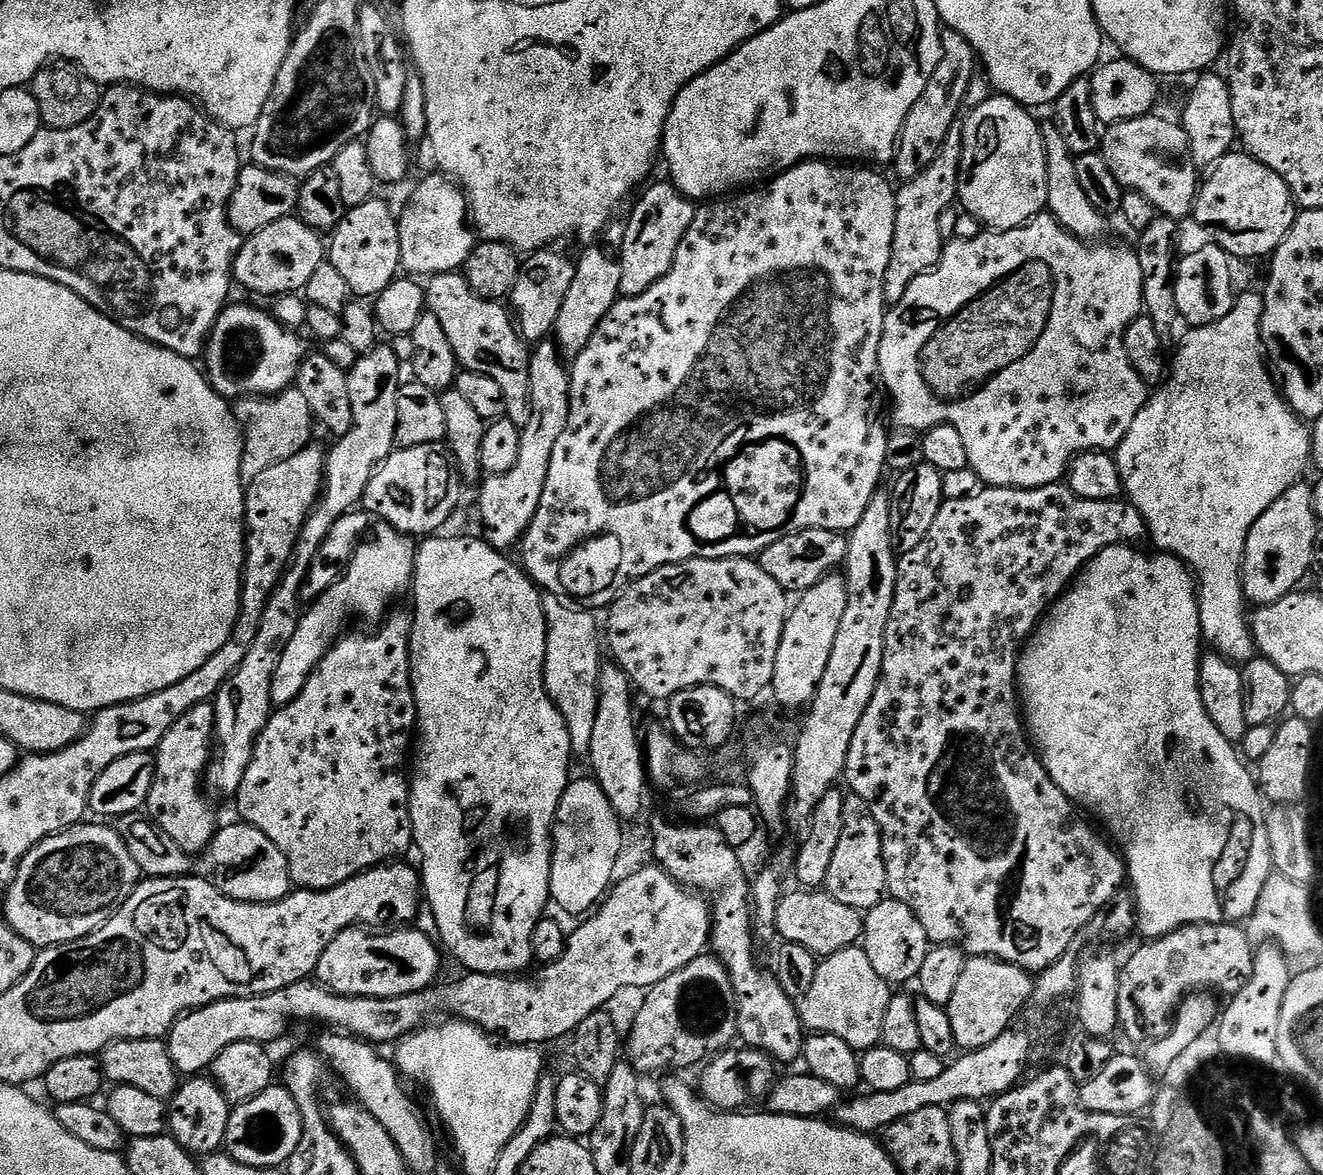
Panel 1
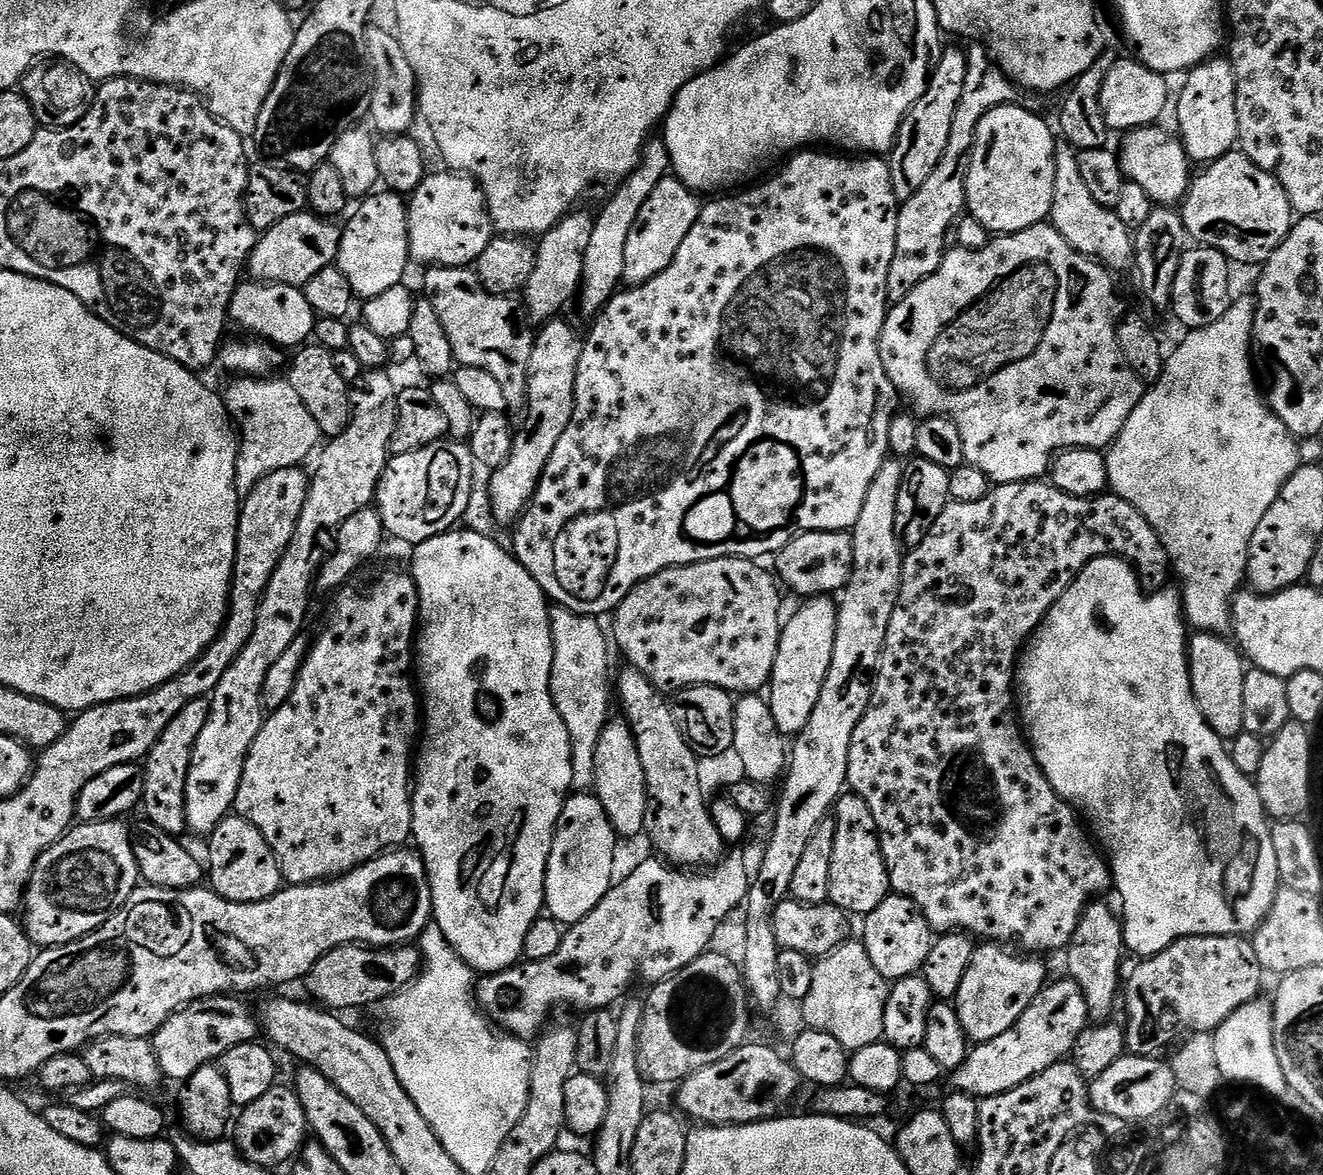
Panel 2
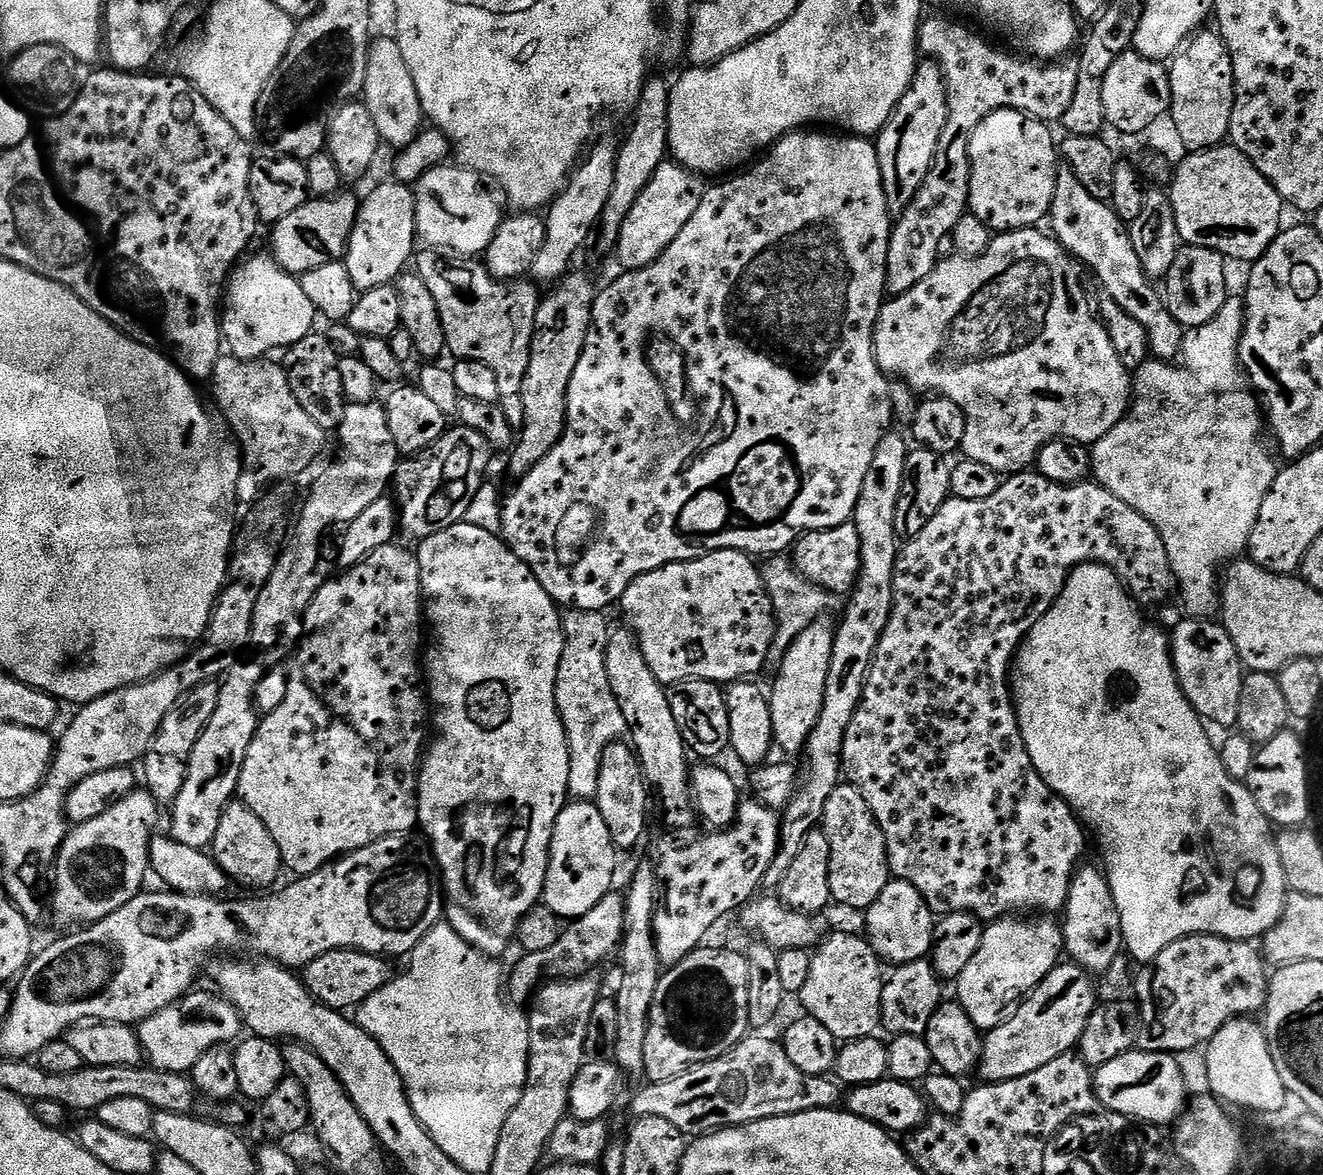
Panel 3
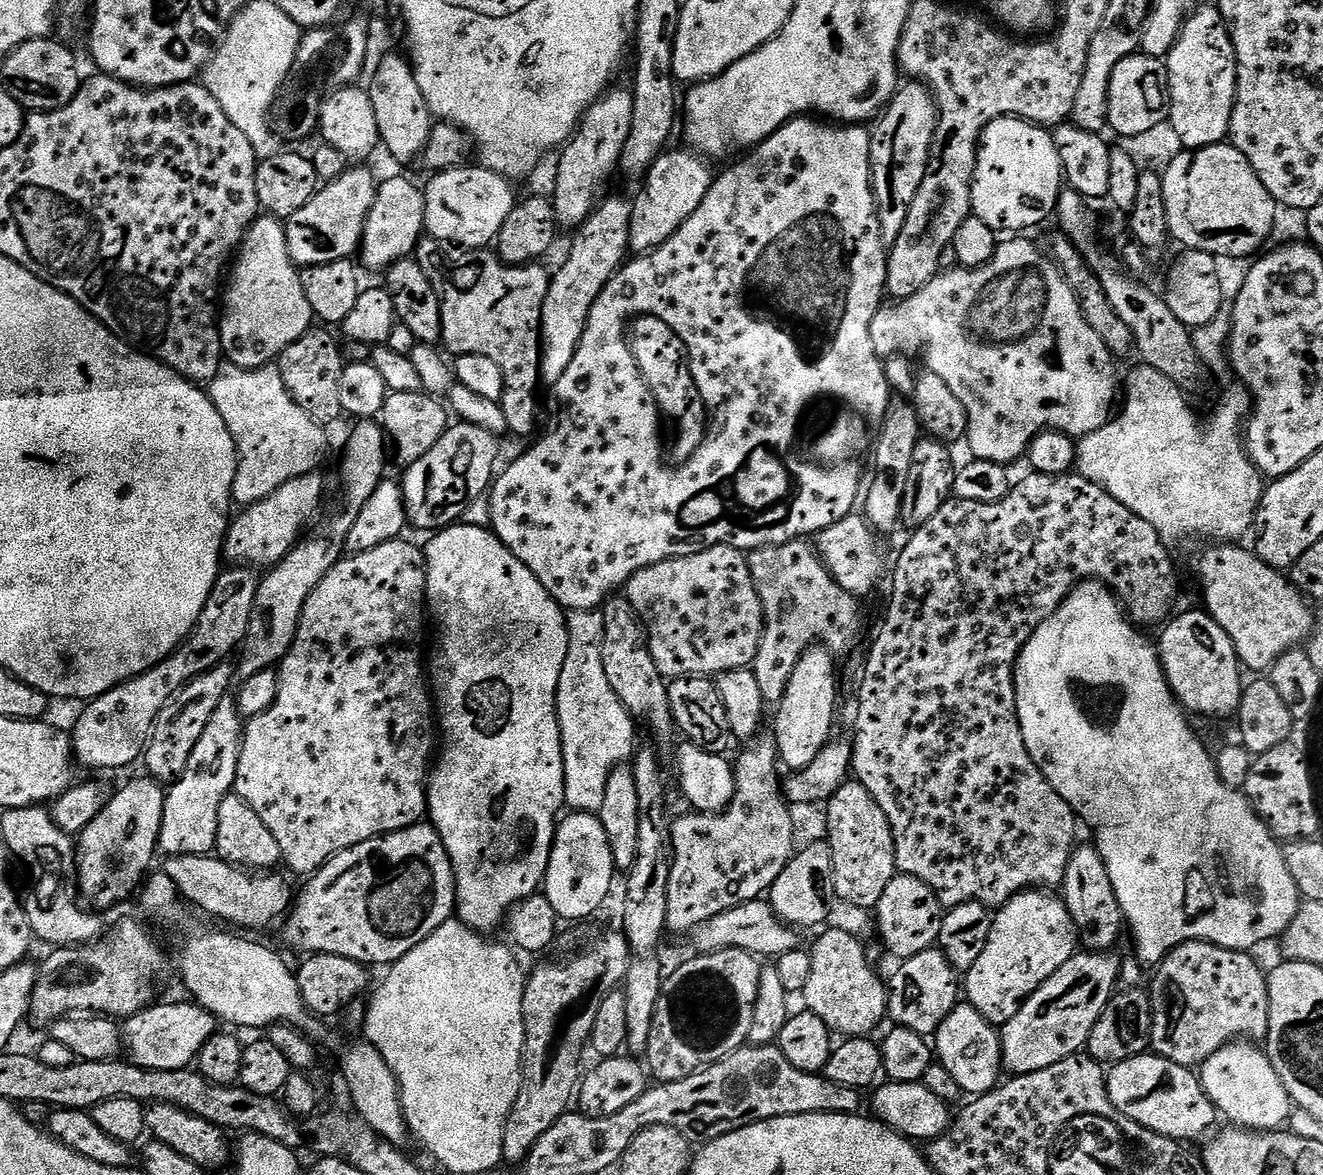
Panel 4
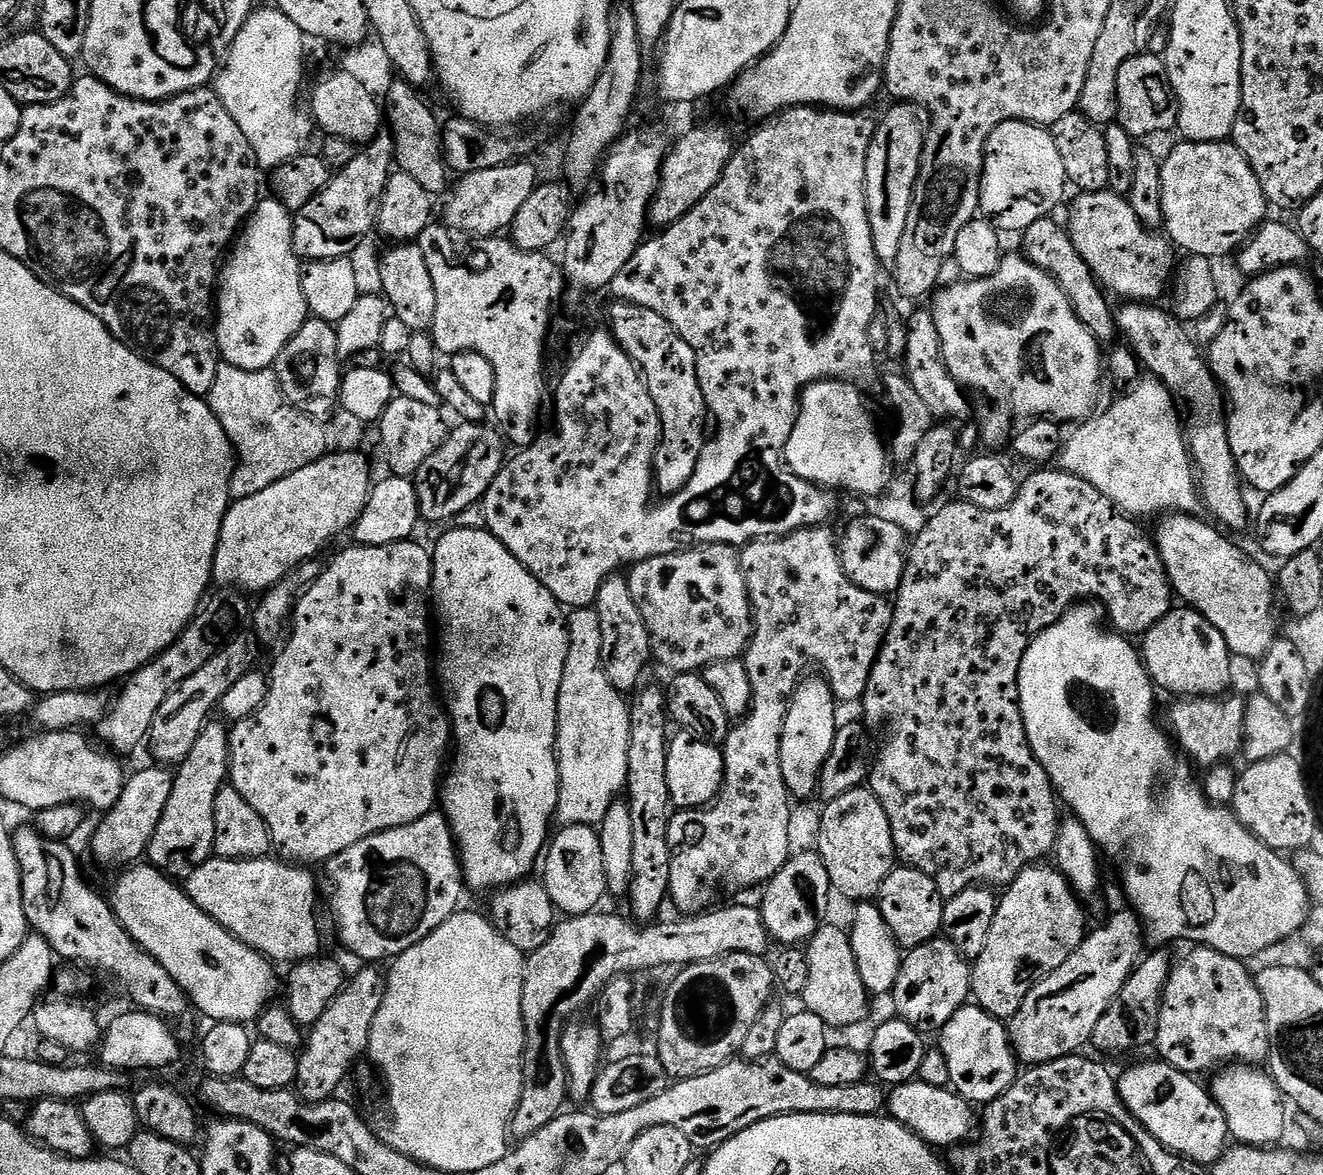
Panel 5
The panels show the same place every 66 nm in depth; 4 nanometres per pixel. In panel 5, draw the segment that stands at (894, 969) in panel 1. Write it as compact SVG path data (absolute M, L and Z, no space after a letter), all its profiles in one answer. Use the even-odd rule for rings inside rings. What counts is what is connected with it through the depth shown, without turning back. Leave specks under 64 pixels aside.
M897 866L882 882L878 905L886 925L890 926L893 936L901 949L911 950L926 942L937 939L942 932L942 910L945 897L940 895L934 878L922 874L922 870Z

